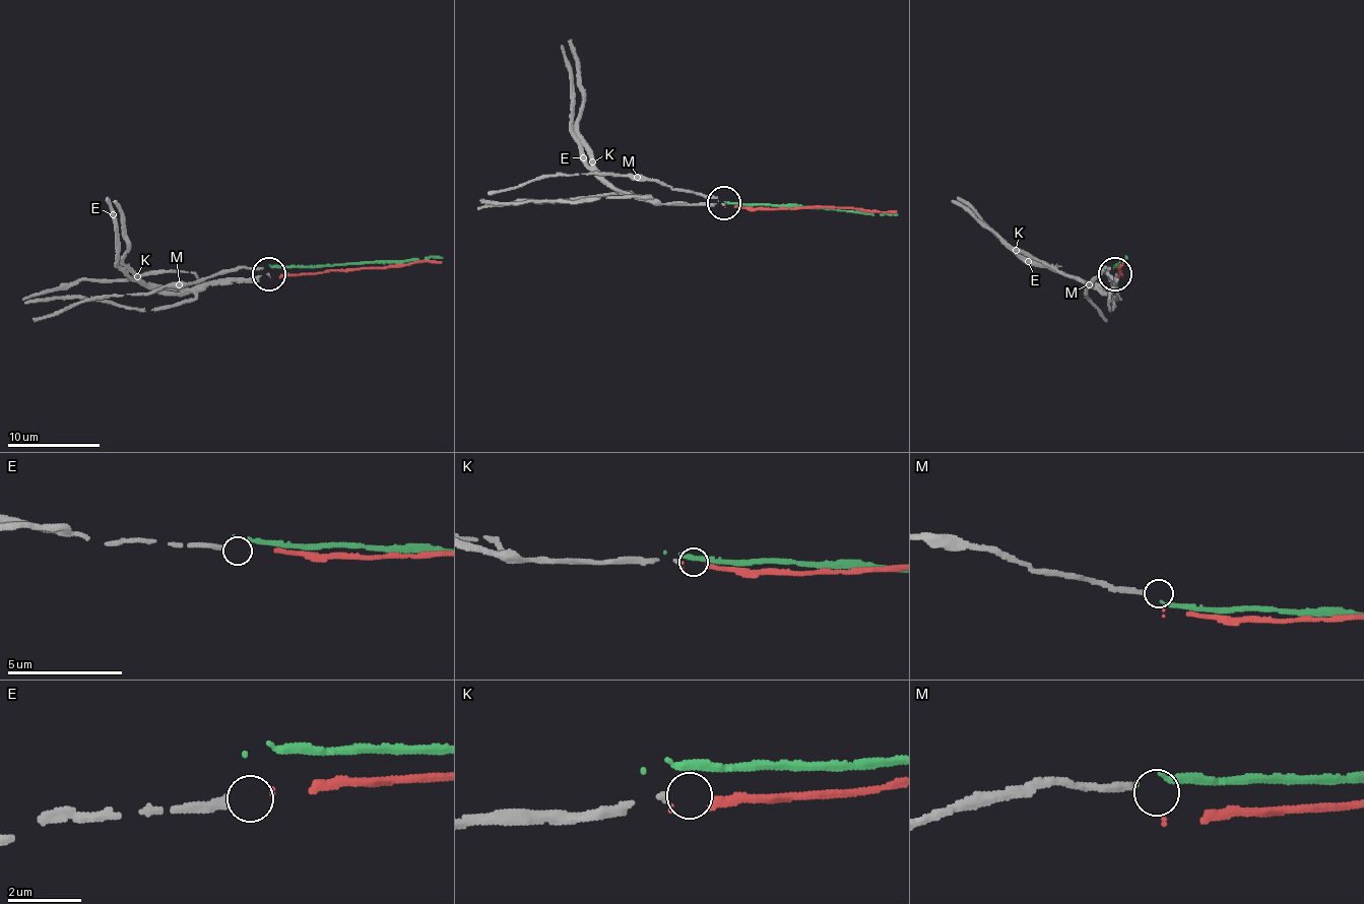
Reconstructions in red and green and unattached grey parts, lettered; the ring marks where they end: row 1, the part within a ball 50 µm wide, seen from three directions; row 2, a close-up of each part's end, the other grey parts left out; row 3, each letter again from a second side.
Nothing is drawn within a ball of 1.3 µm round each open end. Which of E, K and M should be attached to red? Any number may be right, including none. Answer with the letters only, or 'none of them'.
E

